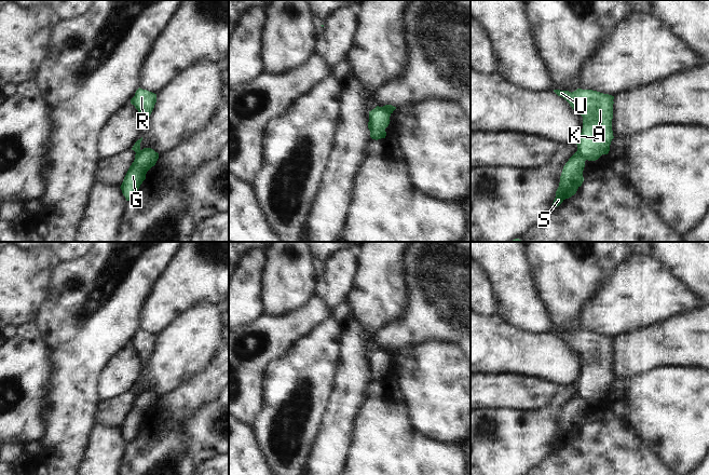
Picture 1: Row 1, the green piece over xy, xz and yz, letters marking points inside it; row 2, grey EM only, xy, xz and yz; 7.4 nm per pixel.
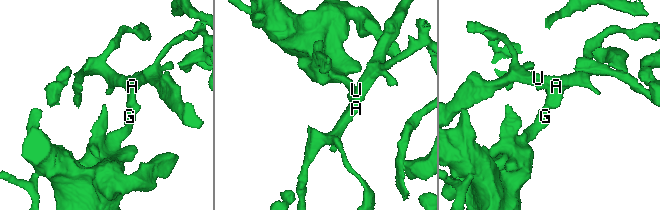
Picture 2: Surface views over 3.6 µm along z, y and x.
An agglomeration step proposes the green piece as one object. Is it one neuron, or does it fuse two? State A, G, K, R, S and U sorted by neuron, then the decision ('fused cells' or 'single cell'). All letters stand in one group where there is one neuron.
groups A K R U / G S; fused cells

